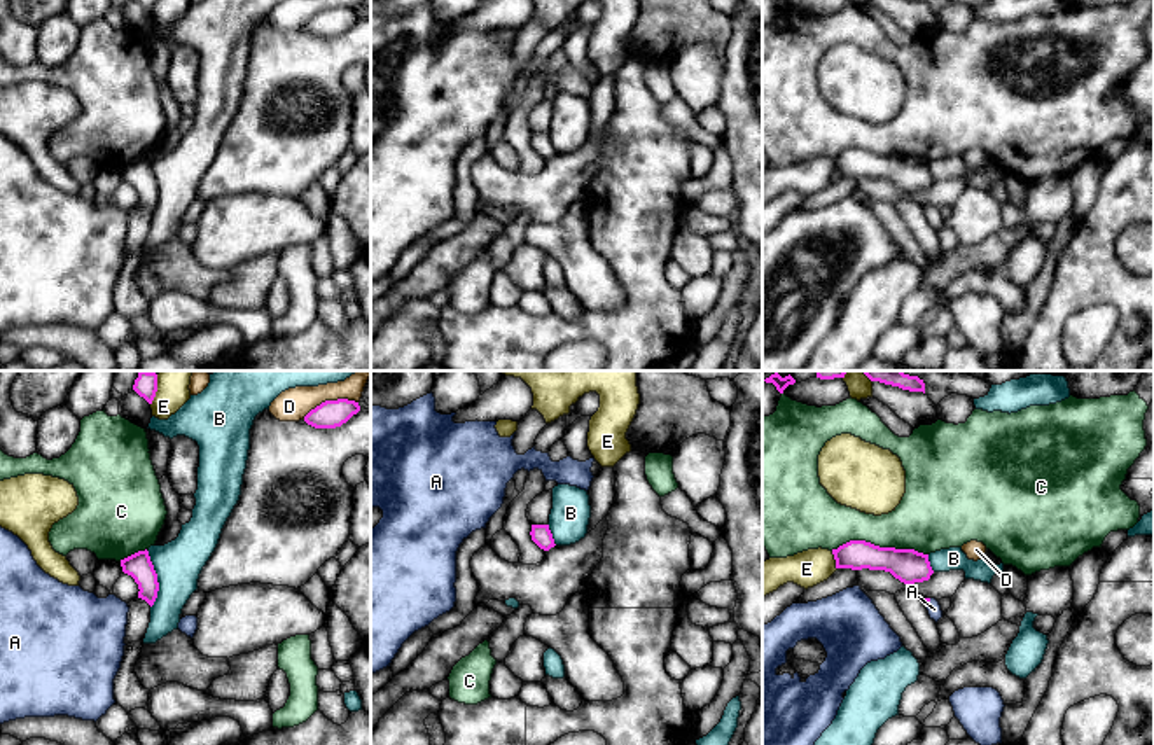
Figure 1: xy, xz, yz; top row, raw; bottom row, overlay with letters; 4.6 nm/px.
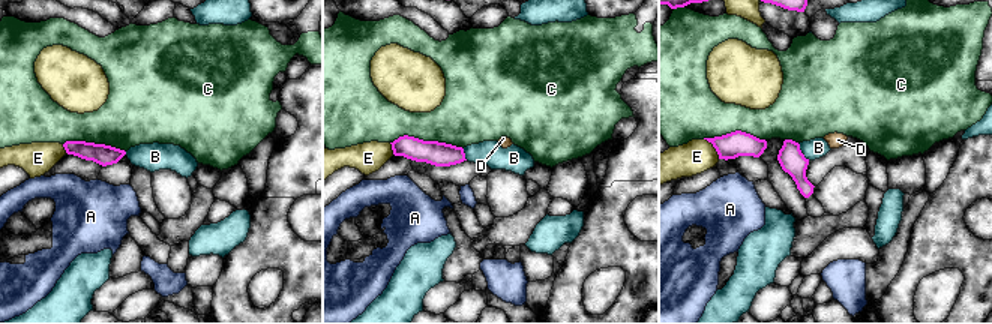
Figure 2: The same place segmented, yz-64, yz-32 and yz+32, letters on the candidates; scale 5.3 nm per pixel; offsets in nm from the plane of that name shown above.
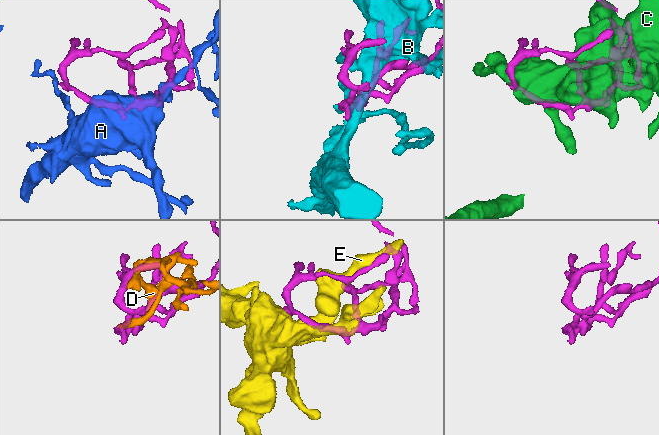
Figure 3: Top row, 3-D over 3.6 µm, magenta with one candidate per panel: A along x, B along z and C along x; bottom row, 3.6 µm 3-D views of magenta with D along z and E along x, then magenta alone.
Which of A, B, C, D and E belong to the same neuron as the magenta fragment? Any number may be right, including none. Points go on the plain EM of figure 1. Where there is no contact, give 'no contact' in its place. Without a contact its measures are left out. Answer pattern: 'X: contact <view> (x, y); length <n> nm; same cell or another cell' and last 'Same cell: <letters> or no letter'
A: contact yz (929, 208); length 40 nm; same cell
B: contact xy (156, 187); length 280 nm; another cell
C: contact yz (878, 154); length 440 nm; another cell
D: contact xy (329, 9); length 260 nm; another cell
E: contact yz (834, 167); length 90 nm; another cell
Same cell: A

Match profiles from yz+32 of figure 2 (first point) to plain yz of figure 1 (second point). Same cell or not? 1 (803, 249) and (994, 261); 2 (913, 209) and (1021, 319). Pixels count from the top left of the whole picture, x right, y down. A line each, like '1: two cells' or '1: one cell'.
1: one cell
2: one cell

